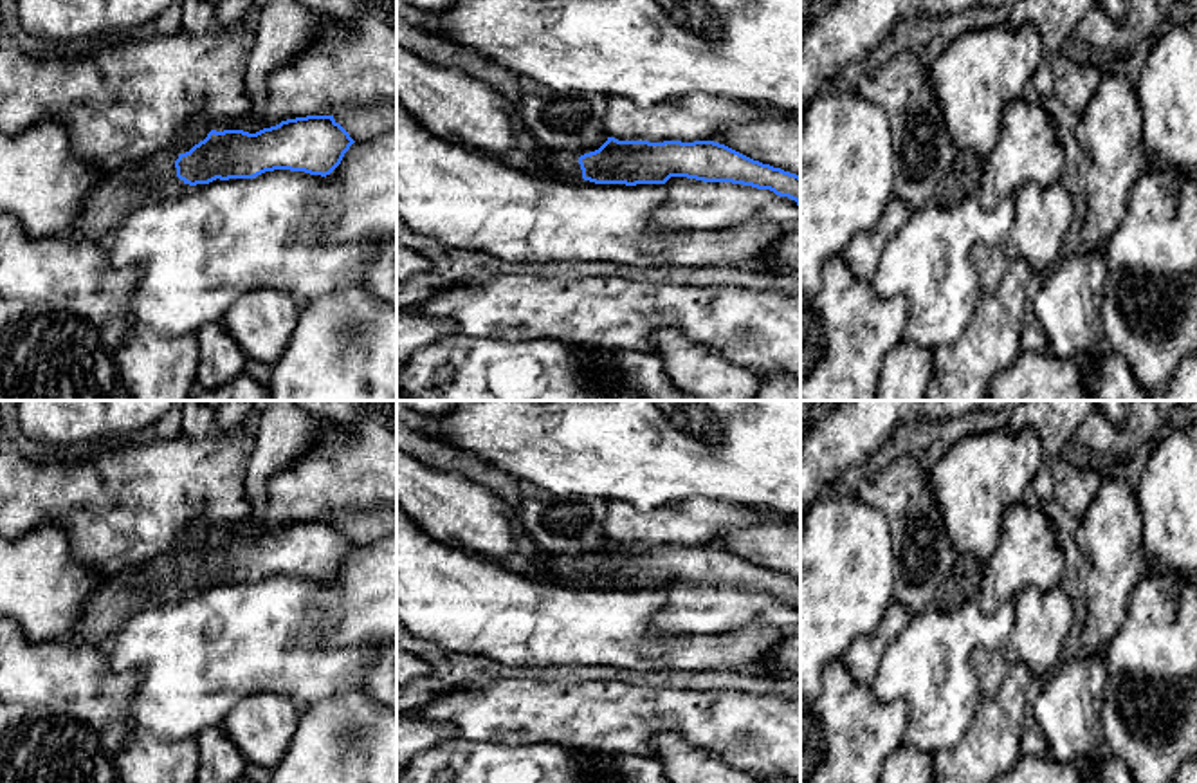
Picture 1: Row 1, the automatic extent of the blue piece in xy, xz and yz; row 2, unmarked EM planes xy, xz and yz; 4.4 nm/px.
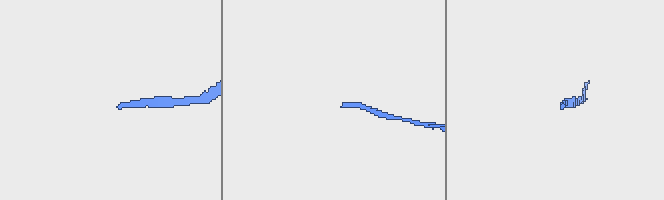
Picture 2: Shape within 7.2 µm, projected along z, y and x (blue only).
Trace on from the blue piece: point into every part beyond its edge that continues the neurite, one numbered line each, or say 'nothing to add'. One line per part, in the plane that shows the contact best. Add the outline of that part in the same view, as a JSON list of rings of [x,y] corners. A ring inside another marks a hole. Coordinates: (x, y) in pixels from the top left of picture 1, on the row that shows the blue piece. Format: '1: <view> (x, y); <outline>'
1: xz (559, 163); [[[546,150],[546,170],[564,179],[582,179],[579,157],[573,153]]]

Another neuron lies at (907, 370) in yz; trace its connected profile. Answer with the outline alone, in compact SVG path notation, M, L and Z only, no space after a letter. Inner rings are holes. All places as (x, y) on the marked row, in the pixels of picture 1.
M901 339L882 363L874 401L927 401L932 379L932 350Z

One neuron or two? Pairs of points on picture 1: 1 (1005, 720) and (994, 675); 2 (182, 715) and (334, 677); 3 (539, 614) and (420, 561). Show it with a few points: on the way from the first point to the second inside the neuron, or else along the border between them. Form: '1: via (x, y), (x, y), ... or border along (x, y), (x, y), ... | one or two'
1: via (1003, 709), (1003, 686) | one
2: via (220, 677), (296, 675) | one
3: via (511, 614), (496, 614), (466, 605), (449, 590) | one

